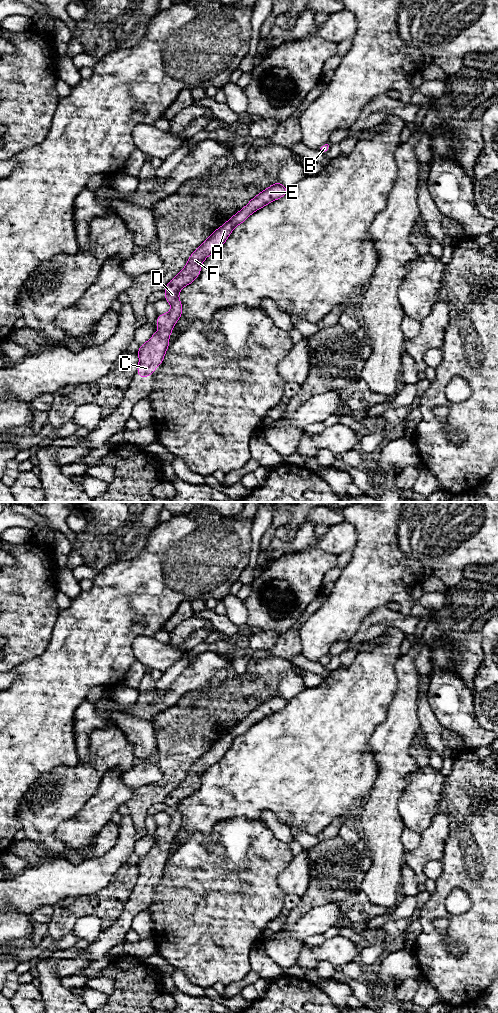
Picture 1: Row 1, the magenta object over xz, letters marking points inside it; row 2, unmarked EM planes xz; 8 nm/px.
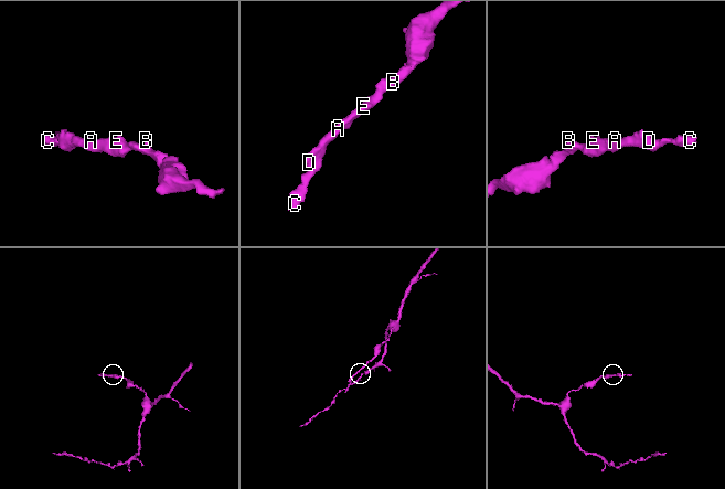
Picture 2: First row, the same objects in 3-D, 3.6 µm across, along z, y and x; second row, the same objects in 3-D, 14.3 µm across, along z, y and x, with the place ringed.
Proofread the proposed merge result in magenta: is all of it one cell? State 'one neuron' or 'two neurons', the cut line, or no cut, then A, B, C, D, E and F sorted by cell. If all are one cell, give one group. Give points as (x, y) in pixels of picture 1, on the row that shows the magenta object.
one neuron; cut none; groups A B C D E F

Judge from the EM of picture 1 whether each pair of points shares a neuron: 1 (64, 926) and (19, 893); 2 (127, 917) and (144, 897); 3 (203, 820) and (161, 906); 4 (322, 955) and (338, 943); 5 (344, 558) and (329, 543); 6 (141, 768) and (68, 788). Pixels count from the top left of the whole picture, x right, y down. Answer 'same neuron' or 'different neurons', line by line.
1: different neurons
2: same neuron
3: different neurons
4: same neuron
5: different neurons
6: different neurons

